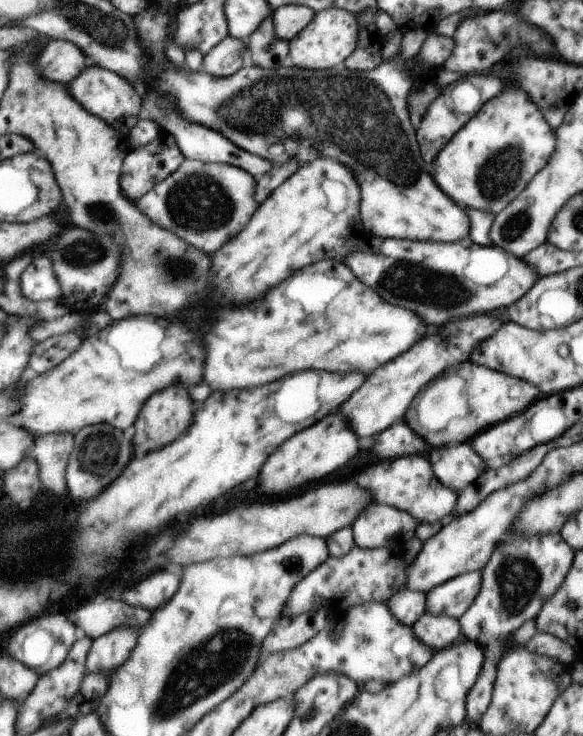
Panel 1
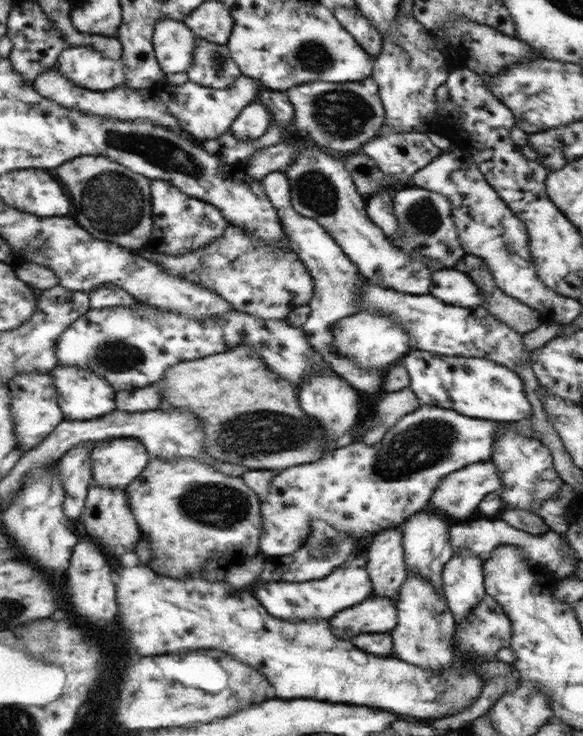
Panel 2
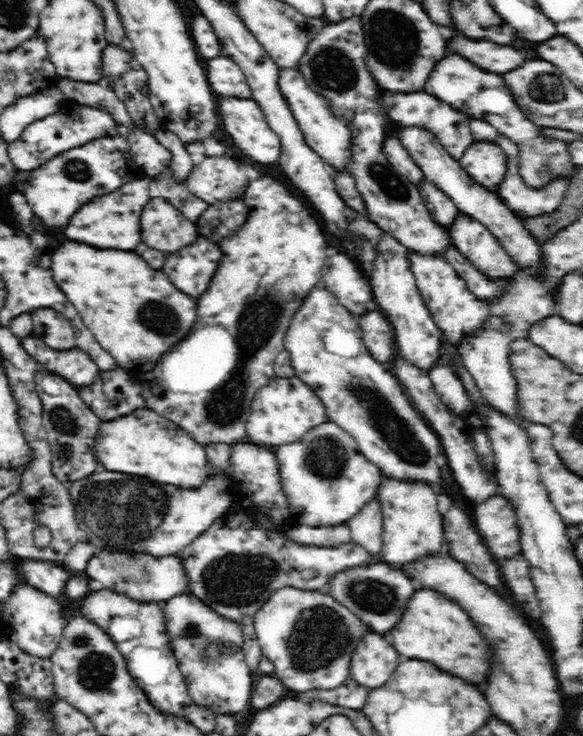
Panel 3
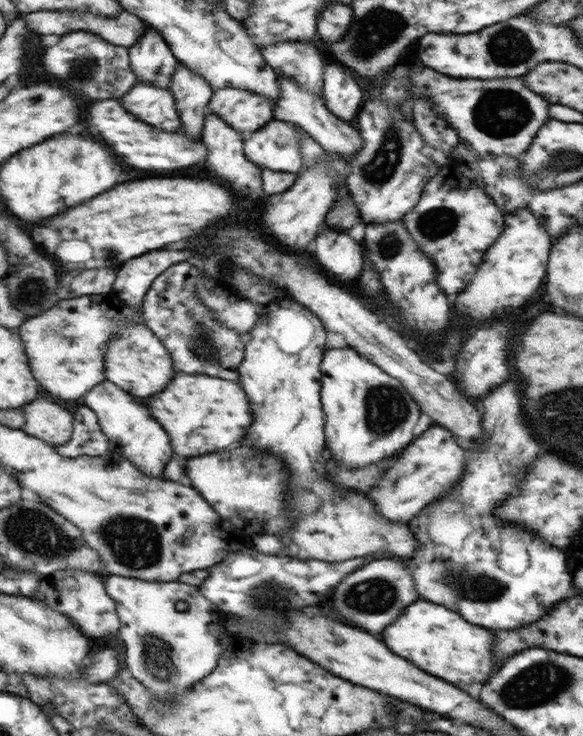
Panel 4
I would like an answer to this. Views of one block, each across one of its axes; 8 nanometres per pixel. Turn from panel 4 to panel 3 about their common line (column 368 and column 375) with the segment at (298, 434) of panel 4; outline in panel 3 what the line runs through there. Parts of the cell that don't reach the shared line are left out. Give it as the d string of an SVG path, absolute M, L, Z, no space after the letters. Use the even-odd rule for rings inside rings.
M376 498L363 506L358 514L349 519L351 540L373 555L378 555L382 548L382 513Z

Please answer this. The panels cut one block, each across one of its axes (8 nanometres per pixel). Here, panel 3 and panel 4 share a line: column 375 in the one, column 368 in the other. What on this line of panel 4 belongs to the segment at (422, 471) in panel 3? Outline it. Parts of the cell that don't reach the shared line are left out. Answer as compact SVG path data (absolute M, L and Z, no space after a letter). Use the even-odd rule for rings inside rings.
M353 347L330 348L321 360L321 408L323 411L324 448L336 461L348 467L363 468L393 457L395 450L409 444L419 408L401 382L381 371Z

